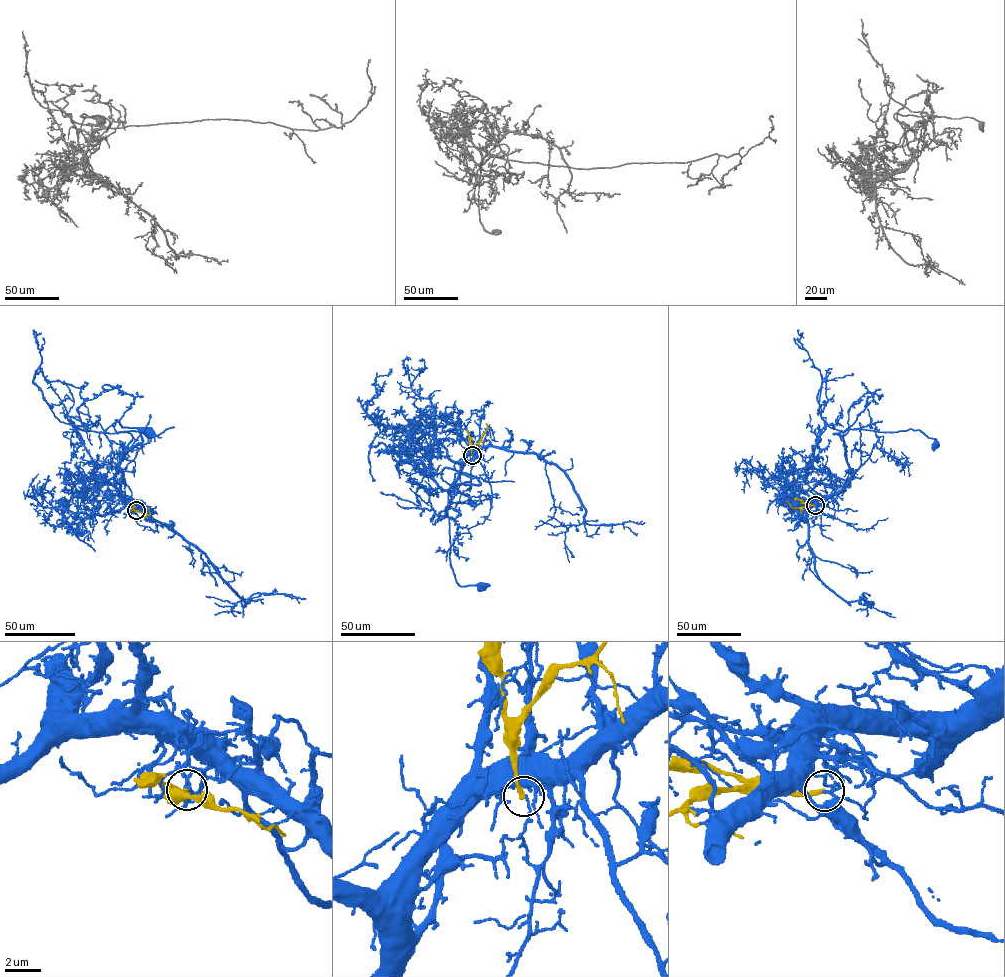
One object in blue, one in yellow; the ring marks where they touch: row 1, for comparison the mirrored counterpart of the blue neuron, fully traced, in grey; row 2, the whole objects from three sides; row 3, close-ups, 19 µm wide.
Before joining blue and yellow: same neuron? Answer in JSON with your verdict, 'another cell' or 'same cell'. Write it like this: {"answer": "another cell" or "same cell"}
{"answer": "another cell"}

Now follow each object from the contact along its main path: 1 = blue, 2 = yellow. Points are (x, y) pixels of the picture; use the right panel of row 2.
1: (815, 505), (836, 494), (851, 476), (838, 434), (912, 429), (935, 444)
2: (815, 505), (793, 508), (787, 501)

